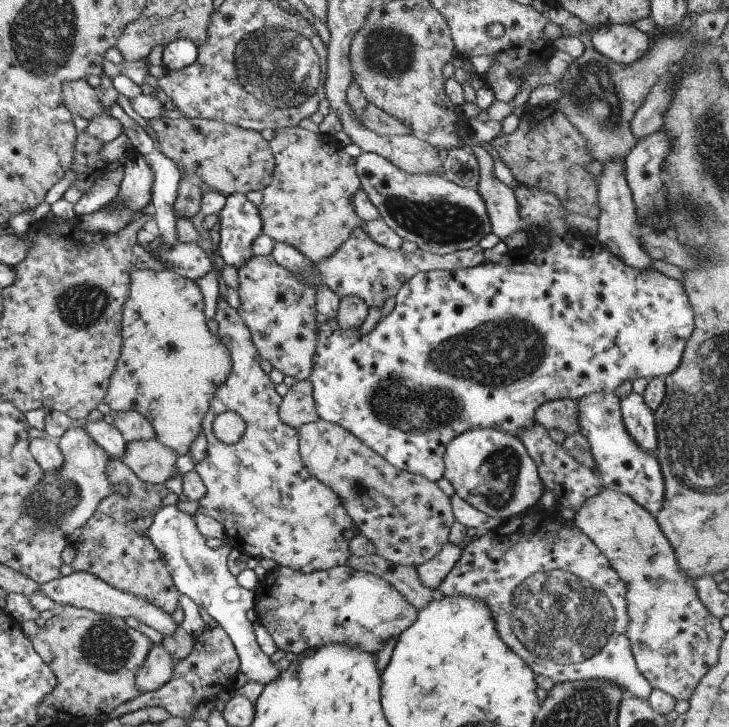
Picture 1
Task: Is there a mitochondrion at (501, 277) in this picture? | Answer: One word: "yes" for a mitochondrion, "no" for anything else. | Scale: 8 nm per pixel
no

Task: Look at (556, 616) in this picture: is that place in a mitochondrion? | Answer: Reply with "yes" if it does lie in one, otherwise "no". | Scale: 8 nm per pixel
yes

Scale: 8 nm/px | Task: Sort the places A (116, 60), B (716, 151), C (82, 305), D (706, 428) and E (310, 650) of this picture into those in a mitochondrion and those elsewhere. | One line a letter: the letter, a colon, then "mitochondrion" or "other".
A: other
B: mitochondrion
C: mitochondrion
D: mitochondrion
E: other

